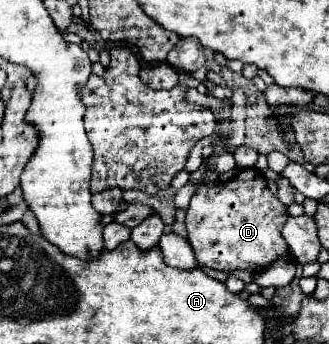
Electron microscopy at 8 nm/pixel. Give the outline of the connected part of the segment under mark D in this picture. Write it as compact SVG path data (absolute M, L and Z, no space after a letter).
M243 169L227 183L199 187L187 209L187 239L199 263L217 271L243 269L259 273L287 251L281 227L287 221L285 205L267 189L259 169Z

